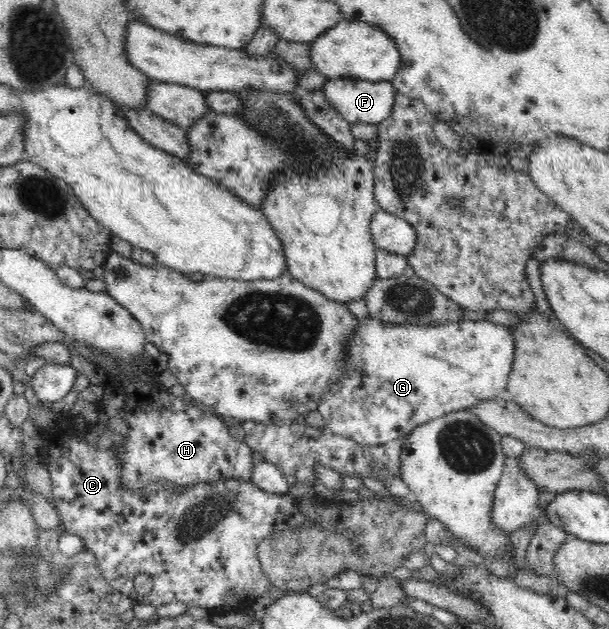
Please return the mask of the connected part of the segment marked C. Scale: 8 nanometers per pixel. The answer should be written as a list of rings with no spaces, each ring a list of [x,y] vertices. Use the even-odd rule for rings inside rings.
[[[66,414],[58,416],[58,422],[53,427],[39,429],[39,434],[44,439],[44,448],[40,450],[44,462],[50,471],[50,478],[52,481],[52,503],[59,512],[61,522],[65,527],[65,532],[75,534],[79,536],[84,543],[85,548],[91,550],[98,559],[98,565],[100,571],[102,571],[102,577],[106,579],[108,584],[114,589],[118,590],[124,596],[128,596],[134,602],[139,604],[150,604],[158,608],[164,604],[170,604],[170,602],[182,602],[188,607],[198,607],[212,610],[215,608],[230,608],[237,607],[238,604],[242,604],[242,608],[248,608],[252,605],[258,597],[272,589],[272,585],[268,578],[262,571],[260,565],[259,556],[257,555],[257,548],[259,542],[262,542],[264,538],[271,535],[271,532],[282,532],[286,529],[293,529],[294,527],[301,527],[304,522],[304,514],[299,511],[298,499],[294,498],[289,493],[284,494],[271,494],[264,492],[261,488],[258,488],[254,483],[247,480],[236,480],[232,478],[230,480],[214,480],[214,482],[204,482],[204,484],[197,484],[192,486],[192,490],[184,492],[184,494],[178,494],[174,492],[175,486],[166,486],[166,484],[154,484],[154,486],[148,486],[146,492],[126,492],[122,490],[123,486],[120,486],[120,473],[121,458],[119,458],[119,450],[121,448],[115,448],[115,445],[110,446],[108,449],[96,449],[94,445],[88,445],[85,435],[88,433],[92,426],[88,424],[84,430],[77,430],[73,425],[73,422]],[[139,575],[147,575],[152,578],[153,590],[148,596],[143,596],[138,593],[137,589],[137,577]]]

